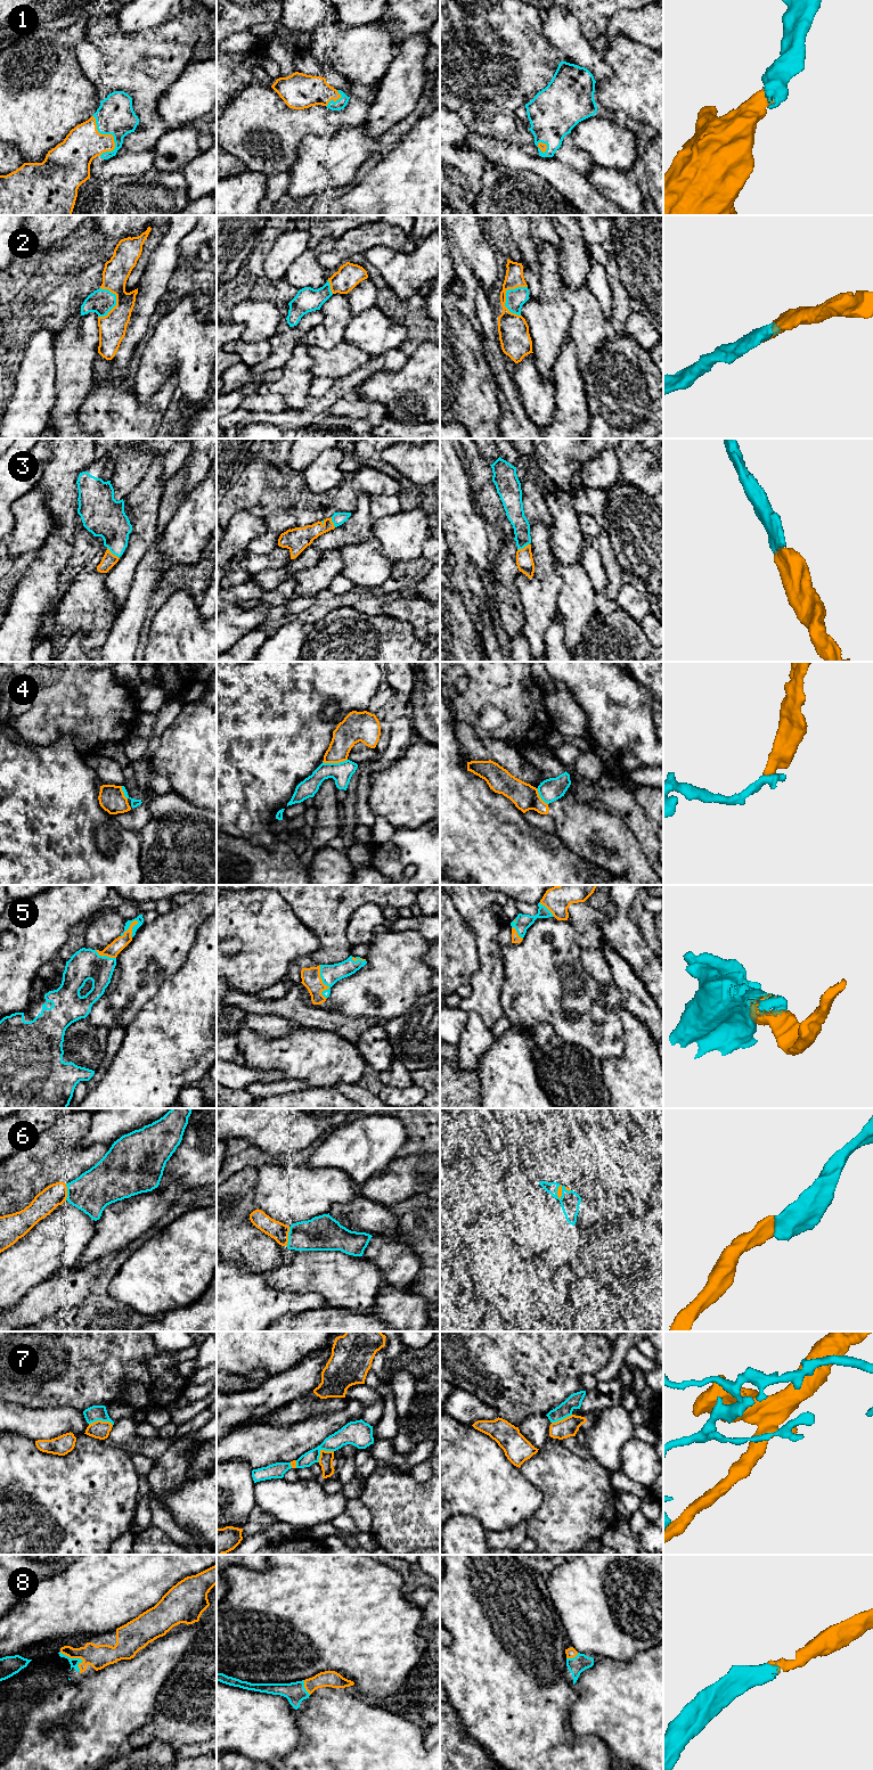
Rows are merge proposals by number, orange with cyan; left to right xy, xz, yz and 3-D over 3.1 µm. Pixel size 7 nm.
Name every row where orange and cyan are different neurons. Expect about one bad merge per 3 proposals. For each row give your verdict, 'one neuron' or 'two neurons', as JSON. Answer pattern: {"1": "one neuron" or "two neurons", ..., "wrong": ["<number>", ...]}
{"1": "one neuron", "2": "one neuron", "3": "one neuron", "4": "two neurons", "5": "one neuron", "6": "one neuron", "7": "two neurons", "8": "one neuron", "wrong": ["4", "7"]}

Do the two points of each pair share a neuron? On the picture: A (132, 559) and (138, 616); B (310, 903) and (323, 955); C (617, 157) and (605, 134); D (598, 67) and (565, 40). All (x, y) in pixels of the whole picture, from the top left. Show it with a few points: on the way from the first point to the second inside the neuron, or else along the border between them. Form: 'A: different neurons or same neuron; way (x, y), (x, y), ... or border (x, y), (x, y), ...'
A: different neurons; border (147, 551), (137, 566), (129, 595), (124, 600)
B: same neuron; way (323, 916), (328, 922), (328, 942)
C: same neuron; way (611, 152), (605, 140)
D: same neuron; way (590, 59), (573, 46)

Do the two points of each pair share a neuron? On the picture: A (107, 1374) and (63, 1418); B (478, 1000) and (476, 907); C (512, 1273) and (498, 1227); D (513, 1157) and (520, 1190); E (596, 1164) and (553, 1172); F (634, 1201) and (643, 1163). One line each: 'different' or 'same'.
A: different
B: same
C: same
D: different
E: different
F: same

